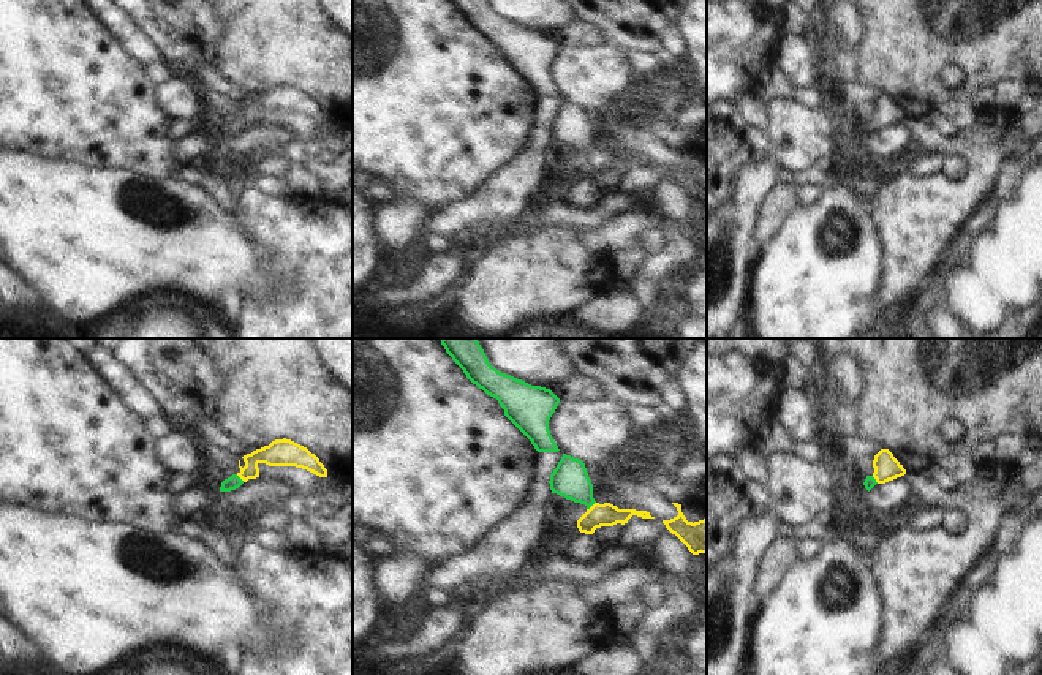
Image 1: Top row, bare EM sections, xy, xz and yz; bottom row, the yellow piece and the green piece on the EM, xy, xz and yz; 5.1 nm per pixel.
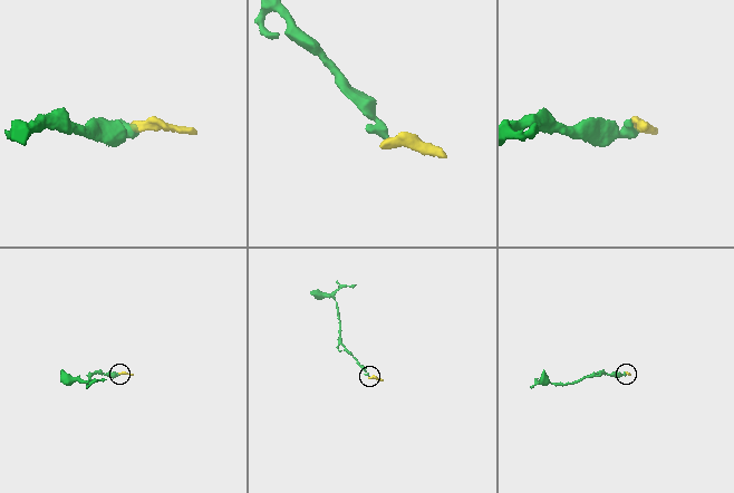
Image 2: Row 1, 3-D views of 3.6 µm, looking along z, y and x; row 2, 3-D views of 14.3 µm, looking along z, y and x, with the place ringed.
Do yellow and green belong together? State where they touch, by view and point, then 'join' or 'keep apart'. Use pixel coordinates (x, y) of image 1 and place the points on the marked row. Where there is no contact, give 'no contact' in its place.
meets yellow in xz at (592, 506); join

